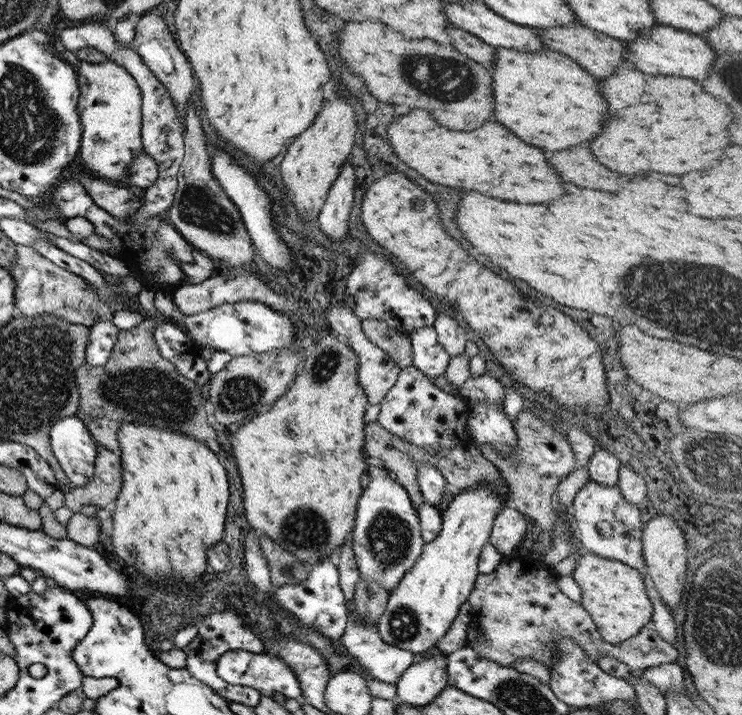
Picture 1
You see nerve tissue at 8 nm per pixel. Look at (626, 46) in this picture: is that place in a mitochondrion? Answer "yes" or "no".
no

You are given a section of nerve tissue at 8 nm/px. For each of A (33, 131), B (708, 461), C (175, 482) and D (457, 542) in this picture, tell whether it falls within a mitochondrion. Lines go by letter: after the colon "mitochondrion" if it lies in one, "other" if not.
A: mitochondrion
B: mitochondrion
C: other
D: other

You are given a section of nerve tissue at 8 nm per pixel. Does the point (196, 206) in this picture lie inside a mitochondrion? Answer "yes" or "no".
yes

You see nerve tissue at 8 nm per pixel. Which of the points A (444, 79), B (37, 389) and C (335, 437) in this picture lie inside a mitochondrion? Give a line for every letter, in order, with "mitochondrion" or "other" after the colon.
A: mitochondrion
B: mitochondrion
C: other

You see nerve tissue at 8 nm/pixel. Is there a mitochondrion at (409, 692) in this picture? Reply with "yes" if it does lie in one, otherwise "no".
no

